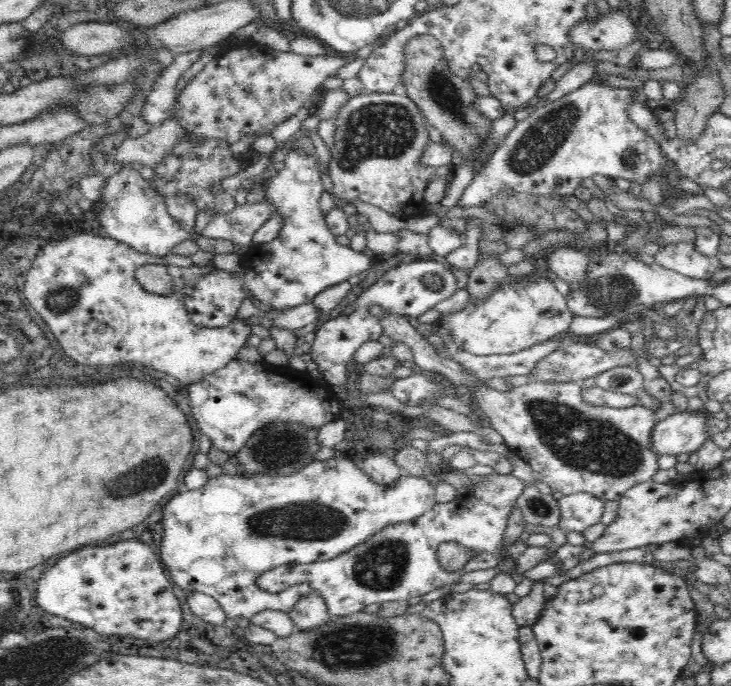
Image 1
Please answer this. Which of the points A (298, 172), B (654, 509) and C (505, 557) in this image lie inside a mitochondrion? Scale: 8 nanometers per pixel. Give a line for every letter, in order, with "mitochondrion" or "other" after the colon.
A: other
B: other
C: other

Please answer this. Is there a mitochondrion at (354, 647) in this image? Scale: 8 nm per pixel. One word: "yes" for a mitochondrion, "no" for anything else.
yes

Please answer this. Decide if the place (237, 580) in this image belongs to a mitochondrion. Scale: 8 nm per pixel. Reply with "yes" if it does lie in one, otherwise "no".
no

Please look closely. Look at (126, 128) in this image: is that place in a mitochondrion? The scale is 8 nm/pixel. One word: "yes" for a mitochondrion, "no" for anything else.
no

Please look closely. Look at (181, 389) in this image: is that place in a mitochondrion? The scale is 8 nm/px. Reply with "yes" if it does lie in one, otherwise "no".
no

